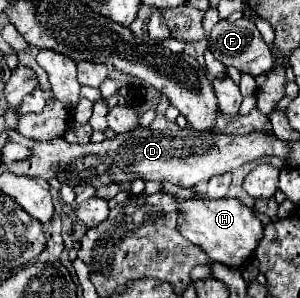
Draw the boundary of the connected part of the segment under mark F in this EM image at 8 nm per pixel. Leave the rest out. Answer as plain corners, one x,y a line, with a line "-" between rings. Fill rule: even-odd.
246,17
238,21
218,21
208,37
208,47
220,63
234,65
238,71
252,75
268,73
274,65
274,57
260,31

